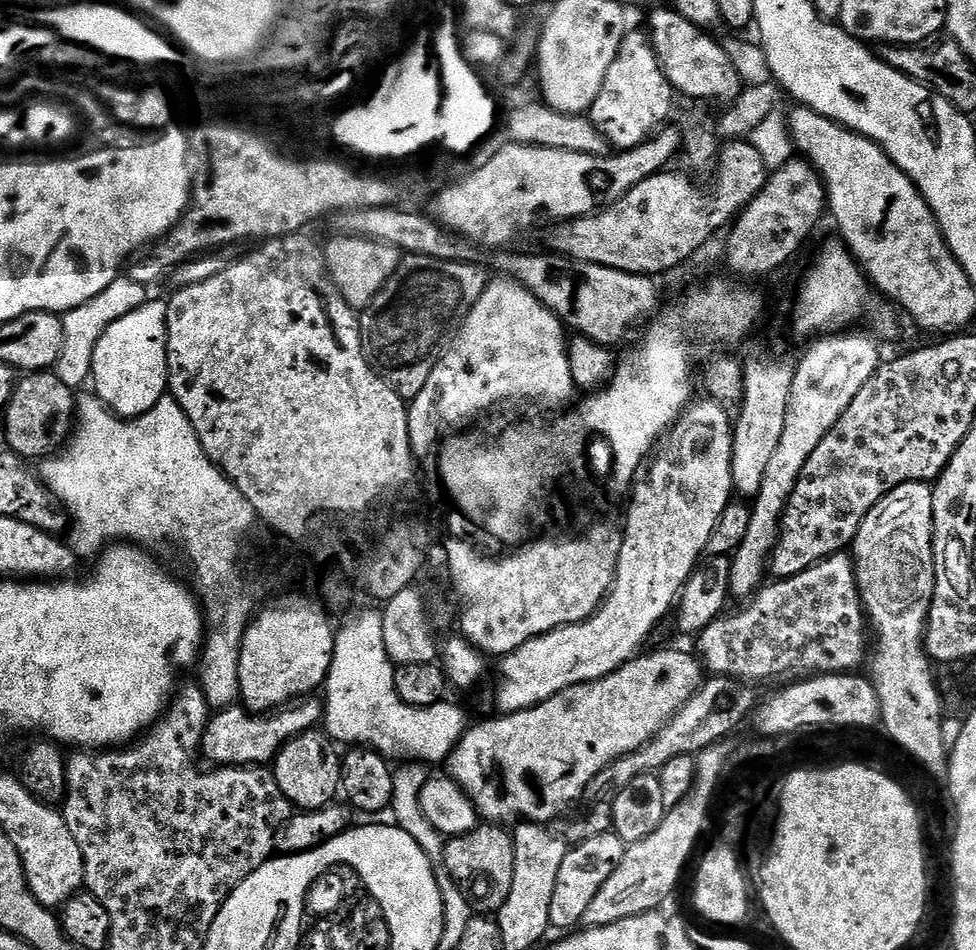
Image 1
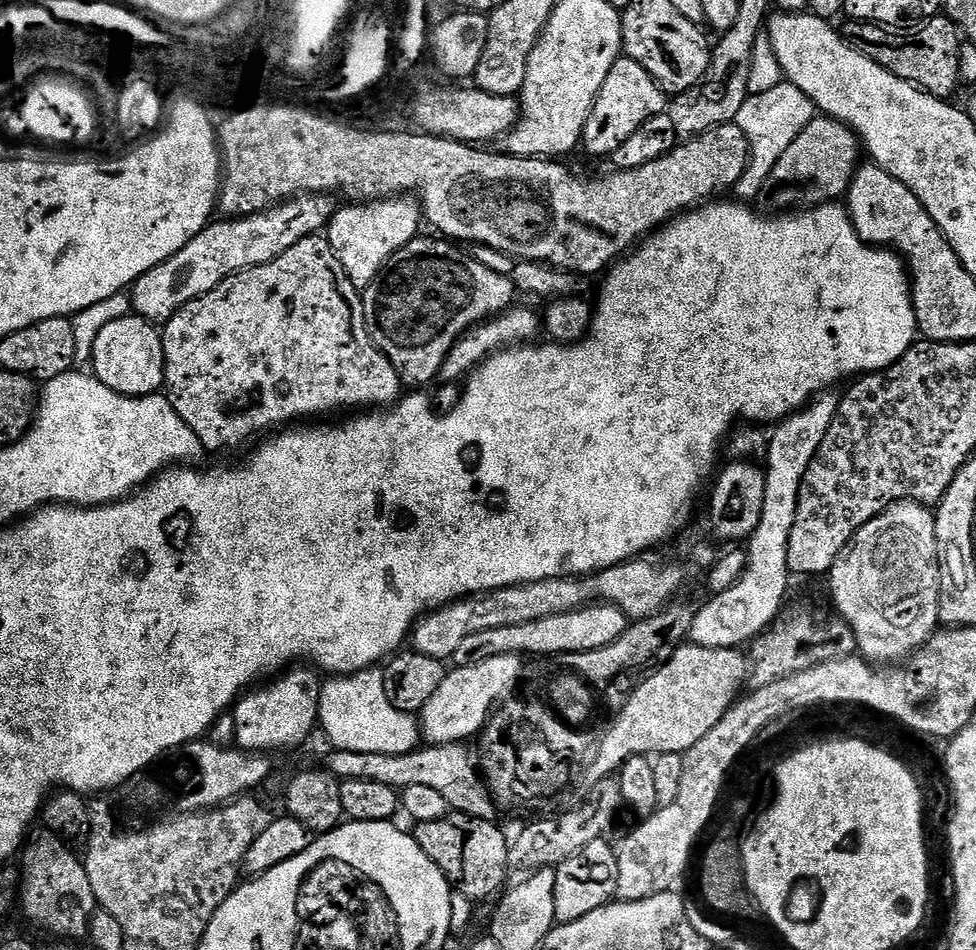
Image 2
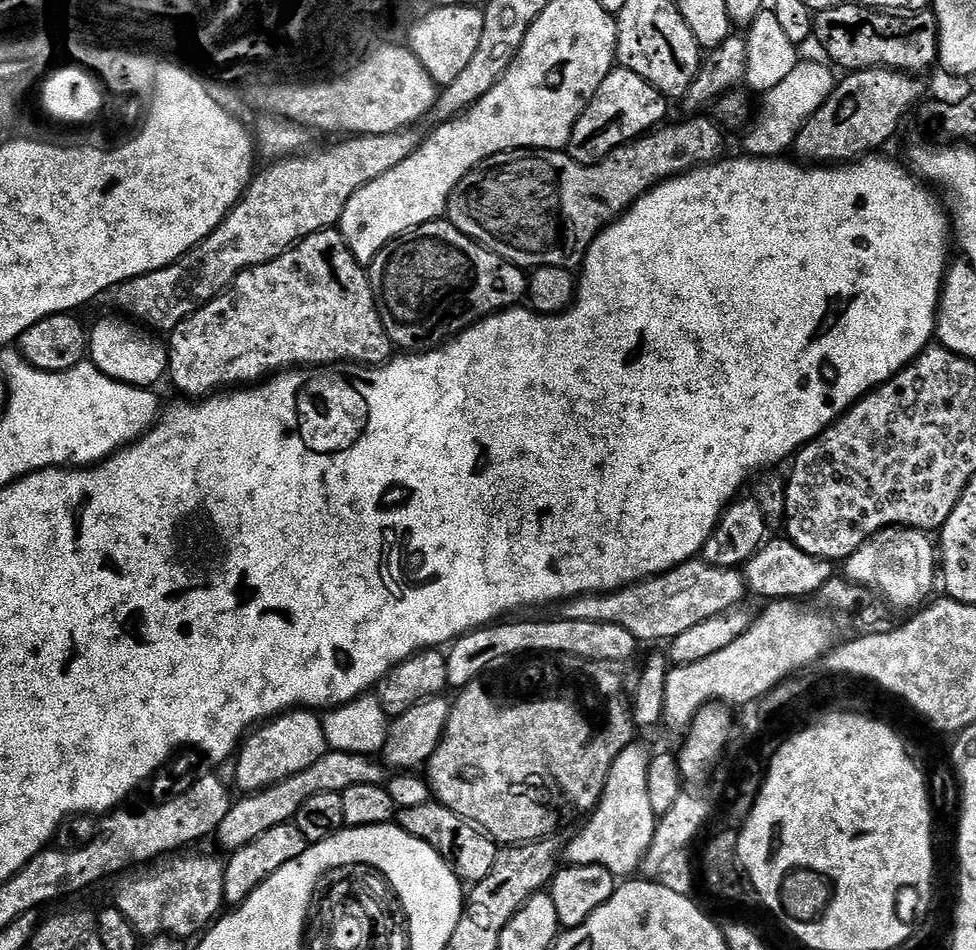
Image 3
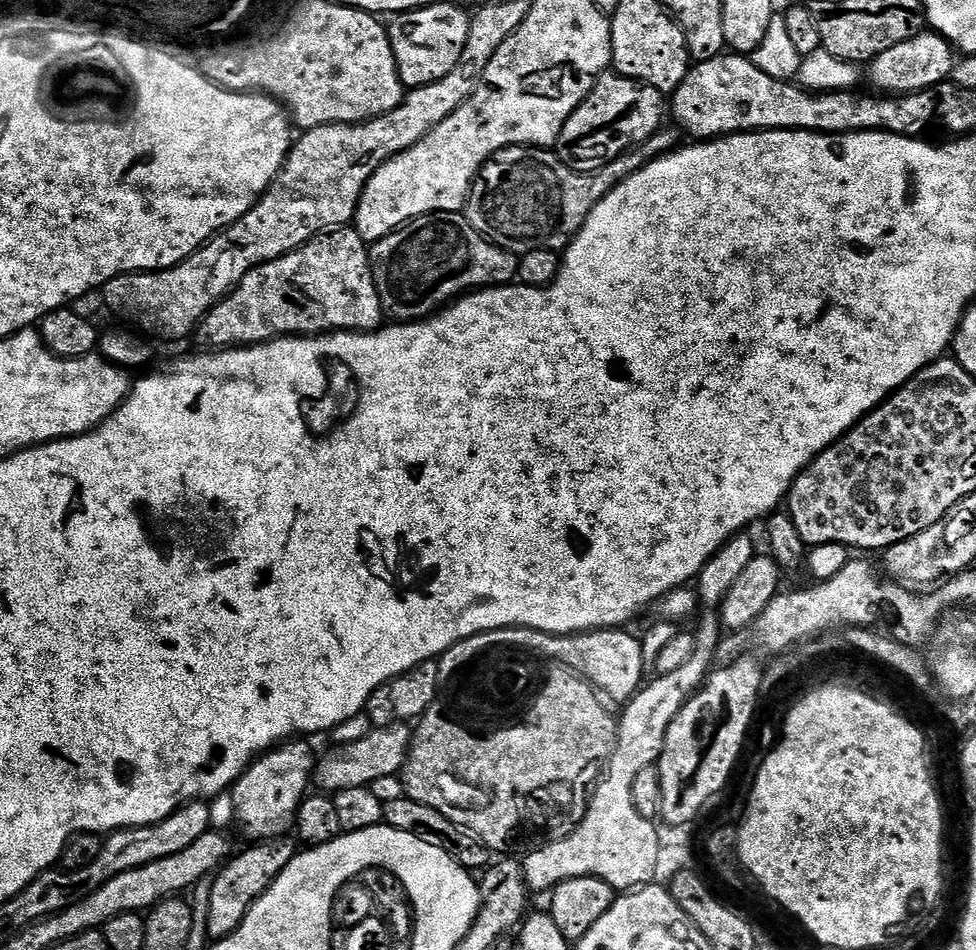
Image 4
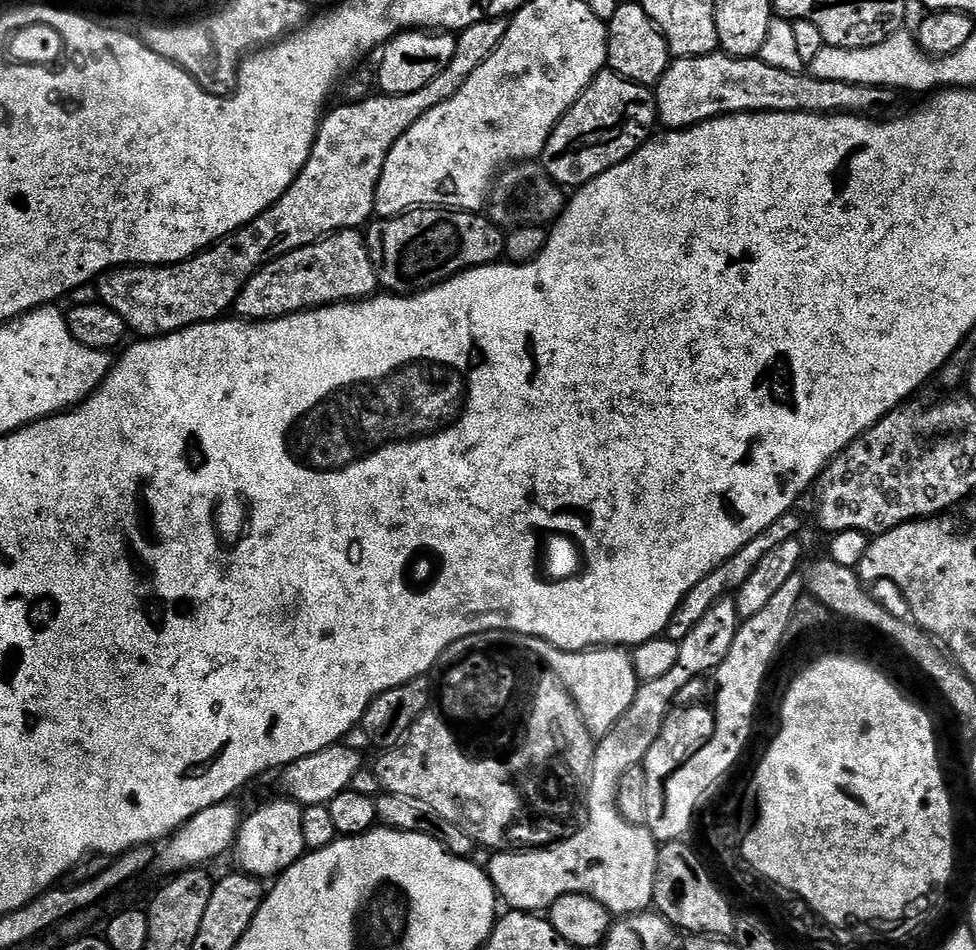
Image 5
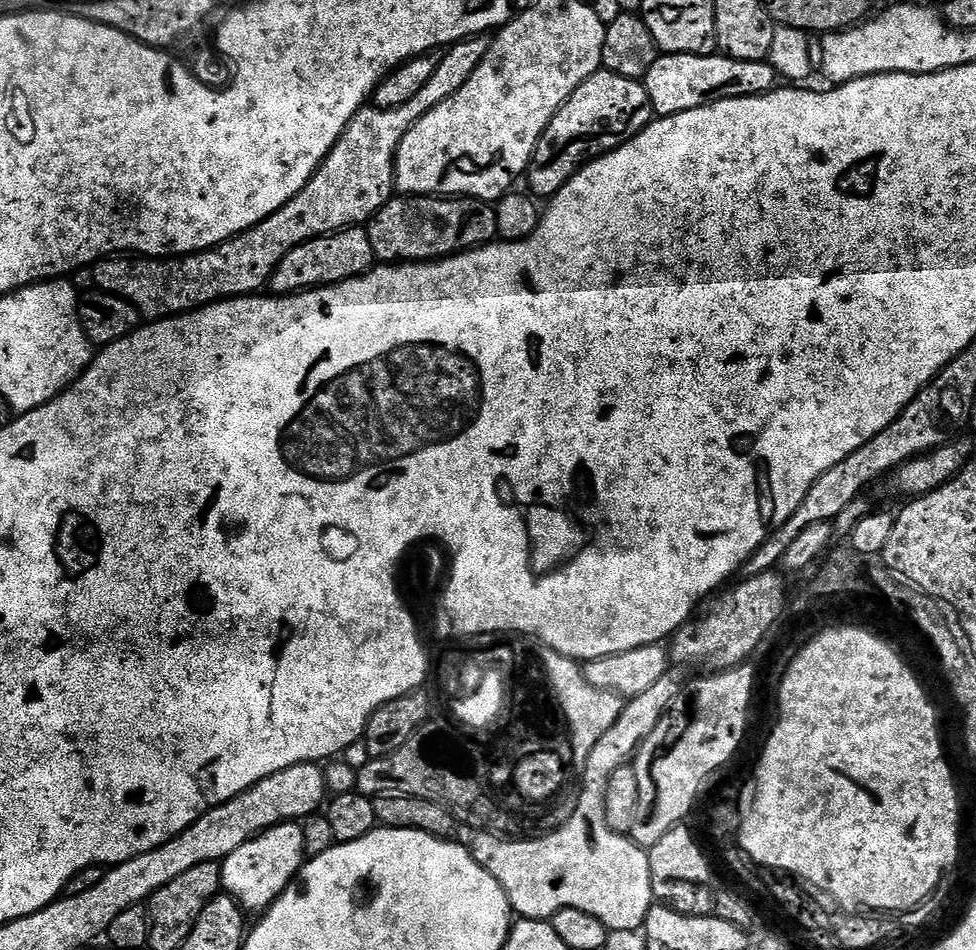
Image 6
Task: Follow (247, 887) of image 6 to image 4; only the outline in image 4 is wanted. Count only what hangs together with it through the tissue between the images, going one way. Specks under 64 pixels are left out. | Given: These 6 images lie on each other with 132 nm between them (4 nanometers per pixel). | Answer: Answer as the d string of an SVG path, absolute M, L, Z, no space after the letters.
M293 738L275 750L265 752L263 756L256 757L232 785L232 808L245 834L249 836L249 841L284 838L293 831L296 812L310 788L310 774L316 771L318 756L312 753L308 744L311 743L307 739Z

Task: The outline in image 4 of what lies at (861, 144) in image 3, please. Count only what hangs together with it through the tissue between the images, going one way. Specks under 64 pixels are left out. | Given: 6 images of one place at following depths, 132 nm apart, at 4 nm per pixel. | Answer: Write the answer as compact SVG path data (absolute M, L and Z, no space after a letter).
M925 30L906 42L898 42L898 46L890 46L882 54L878 54L870 62L872 68L866 76L872 79L873 89L884 94L907 94L921 92L935 84L945 83L951 77L958 63L958 53L945 36L937 32Z

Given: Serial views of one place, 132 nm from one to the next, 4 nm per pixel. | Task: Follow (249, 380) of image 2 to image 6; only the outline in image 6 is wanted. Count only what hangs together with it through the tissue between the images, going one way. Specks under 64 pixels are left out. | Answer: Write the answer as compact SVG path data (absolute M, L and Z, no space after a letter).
M349 226L327 236L315 236L302 242L272 271L267 287L277 296L290 296L293 292L303 292L309 288L322 288L326 284L337 284L355 276L369 272L377 263L374 250L370 246L367 227Z

